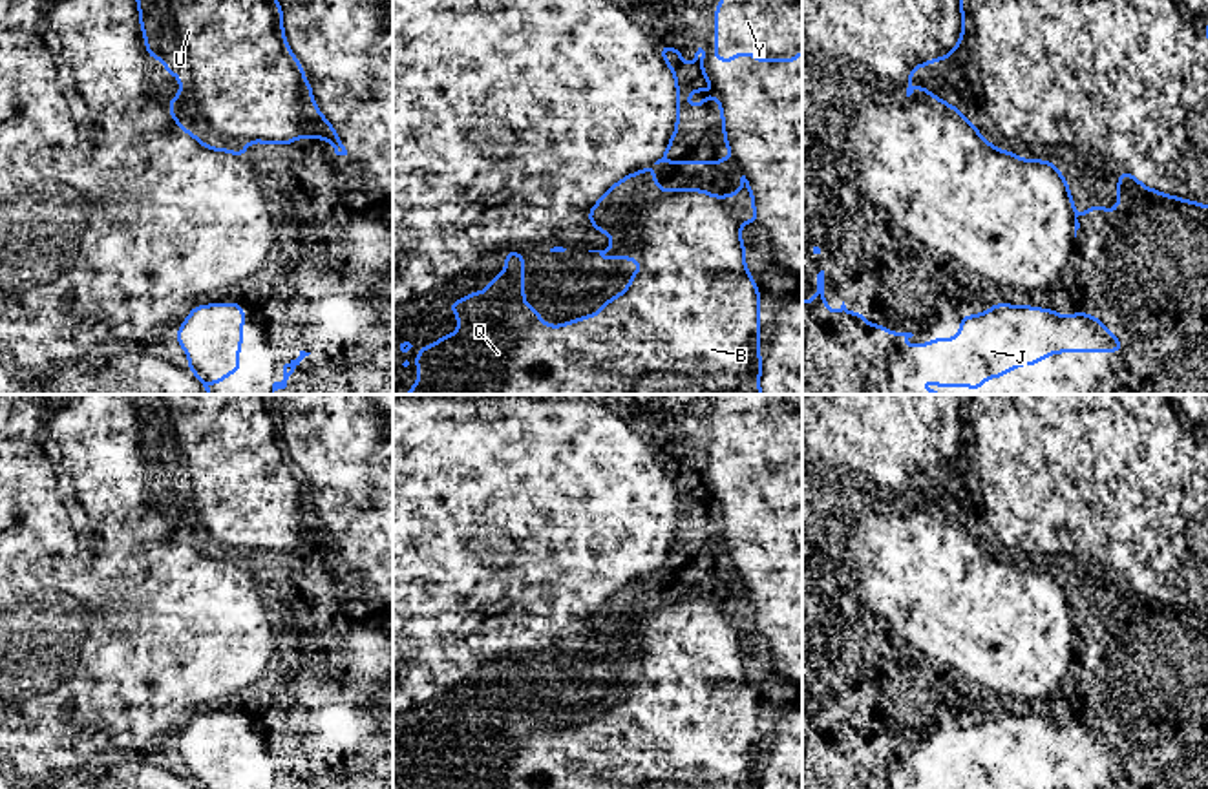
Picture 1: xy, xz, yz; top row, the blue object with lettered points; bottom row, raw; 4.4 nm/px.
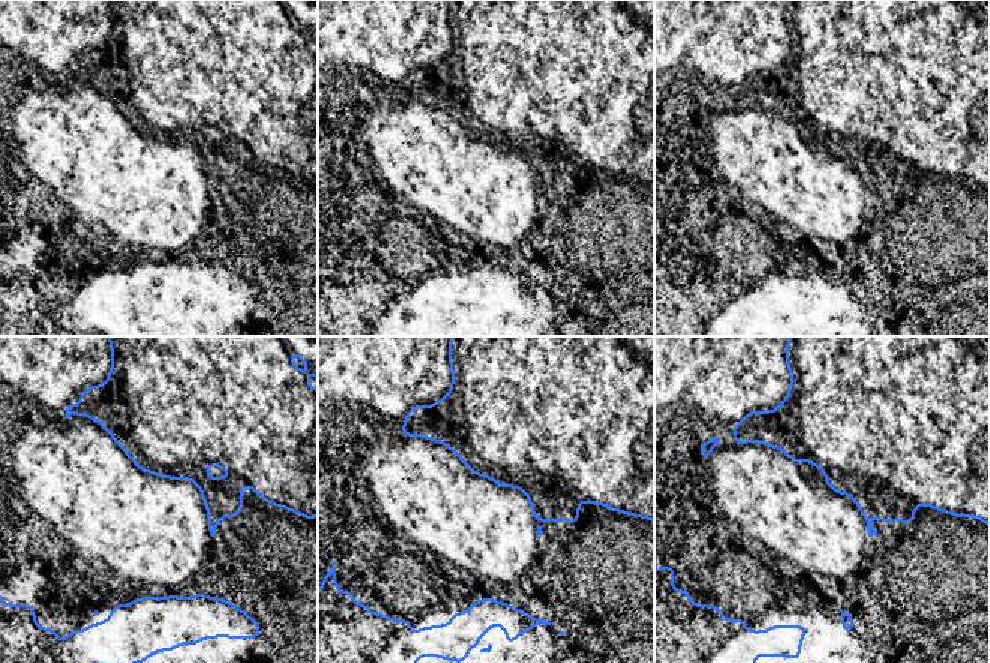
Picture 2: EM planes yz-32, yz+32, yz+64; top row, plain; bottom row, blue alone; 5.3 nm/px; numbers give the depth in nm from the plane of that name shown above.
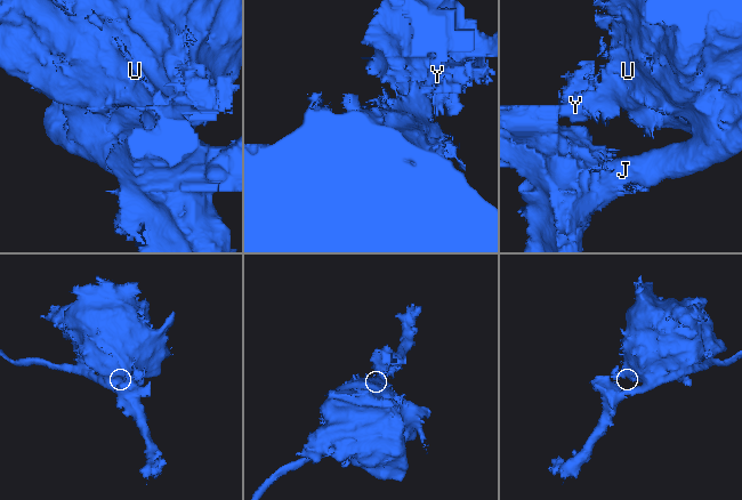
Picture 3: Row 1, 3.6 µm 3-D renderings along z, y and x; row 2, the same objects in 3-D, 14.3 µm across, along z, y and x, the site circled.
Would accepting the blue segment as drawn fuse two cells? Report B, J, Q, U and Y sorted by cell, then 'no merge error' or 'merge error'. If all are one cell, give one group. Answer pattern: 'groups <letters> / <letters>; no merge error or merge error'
groups B Q U / J Y; merge error

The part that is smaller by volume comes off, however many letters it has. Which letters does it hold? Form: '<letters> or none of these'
J, Y

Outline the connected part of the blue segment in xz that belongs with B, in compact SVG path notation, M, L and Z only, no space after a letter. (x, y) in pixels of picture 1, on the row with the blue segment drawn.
M629 174L623 179L620 179L614 186L610 186L601 197L599 201L588 210L588 221L592 225L592 228L607 234L612 237L612 247L605 248L605 250L588 250L588 252L598 252L603 259L634 259L641 265L640 270L634 270L629 285L623 292L616 294L614 298L607 300L601 309L596 314L588 314L578 320L570 320L567 323L561 325L554 325L550 327L548 323L545 323L541 320L541 314L537 310L534 310L526 301L525 301L525 254L519 252L504 252L504 263L506 263L506 270L499 272L492 278L492 283L481 290L481 292L472 292L453 303L448 305L450 310L455 312L455 318L459 320L459 329L455 334L448 334L448 336L440 336L433 345L428 347L420 347L419 349L419 358L413 360L413 363L420 369L419 371L419 378L415 382L415 385L406 393L406 394L762 394L760 391L760 373L762 373L762 356L758 352L758 340L760 340L760 320L758 320L758 310L760 310L760 294L758 294L758 285L755 283L755 279L751 278L747 267L746 267L746 247L740 236L740 226L744 223L758 223L758 216L755 210L755 195L751 190L749 181L746 179L746 175L740 177L740 190L736 194L726 194L724 197L718 197L711 192L700 190L700 188L673 188L673 190L660 190L656 194L649 194L638 174Z

